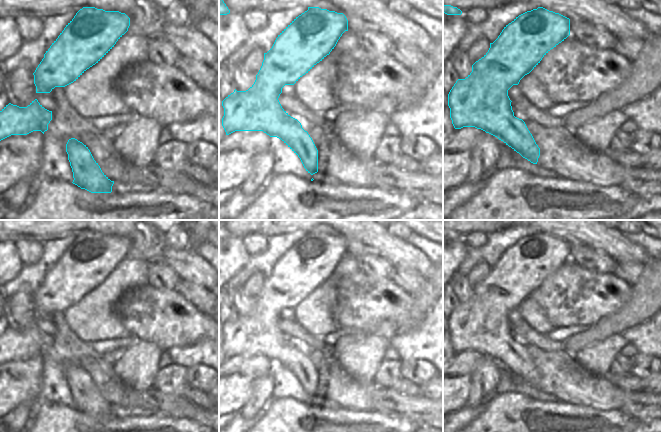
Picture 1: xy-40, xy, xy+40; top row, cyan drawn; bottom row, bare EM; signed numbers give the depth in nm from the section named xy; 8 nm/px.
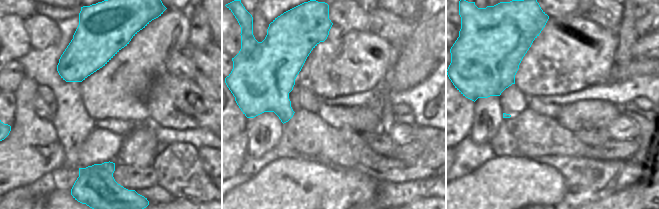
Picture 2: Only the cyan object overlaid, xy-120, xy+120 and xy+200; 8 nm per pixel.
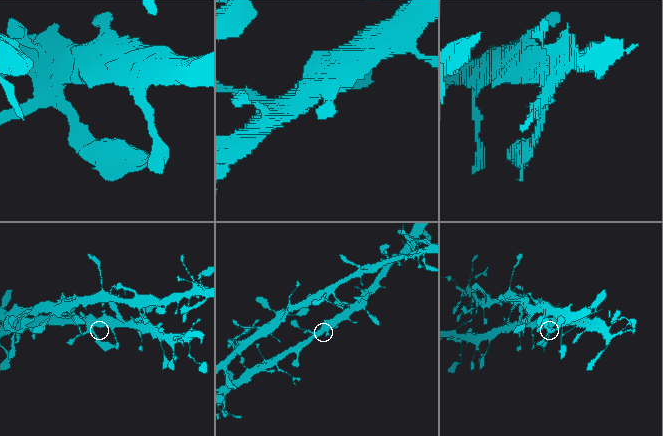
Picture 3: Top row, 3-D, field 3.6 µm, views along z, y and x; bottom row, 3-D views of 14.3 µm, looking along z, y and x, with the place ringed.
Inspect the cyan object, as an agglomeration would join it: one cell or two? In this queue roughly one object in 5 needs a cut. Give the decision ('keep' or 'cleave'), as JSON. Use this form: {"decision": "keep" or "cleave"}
{"decision": "keep"}

